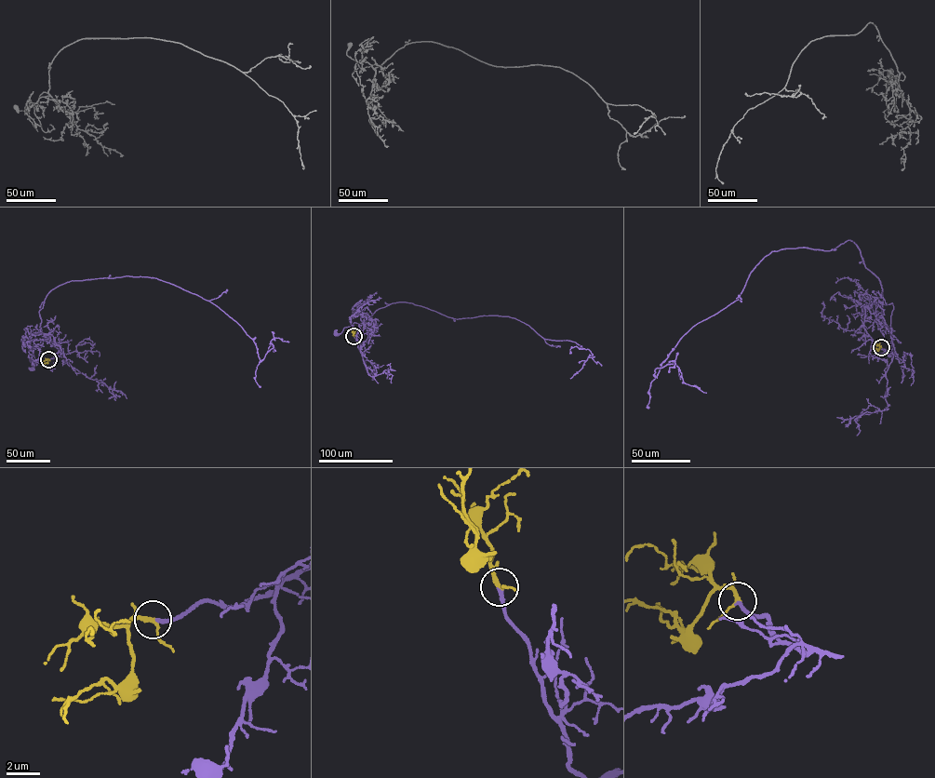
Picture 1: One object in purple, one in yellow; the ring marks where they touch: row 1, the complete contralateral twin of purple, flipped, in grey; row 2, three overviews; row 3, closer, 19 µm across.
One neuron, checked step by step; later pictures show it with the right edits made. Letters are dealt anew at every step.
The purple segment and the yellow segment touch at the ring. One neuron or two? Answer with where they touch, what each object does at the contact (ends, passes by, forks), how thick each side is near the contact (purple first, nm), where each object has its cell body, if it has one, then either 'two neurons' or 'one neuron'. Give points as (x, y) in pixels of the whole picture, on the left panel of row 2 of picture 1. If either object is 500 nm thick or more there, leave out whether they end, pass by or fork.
place (48, 359); purple ends; yellow passes by; calibres 240 and 180 nm; soma purple (33, 368); soma yellow none; one neuron

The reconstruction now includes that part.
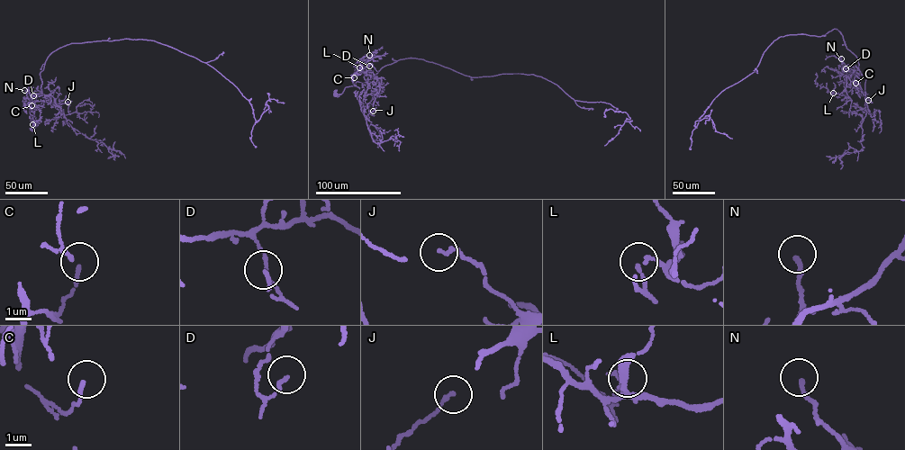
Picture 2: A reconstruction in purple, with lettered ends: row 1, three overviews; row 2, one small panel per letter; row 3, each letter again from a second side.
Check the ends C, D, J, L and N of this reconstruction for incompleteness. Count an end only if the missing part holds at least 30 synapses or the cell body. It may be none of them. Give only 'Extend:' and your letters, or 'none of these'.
Extend: N

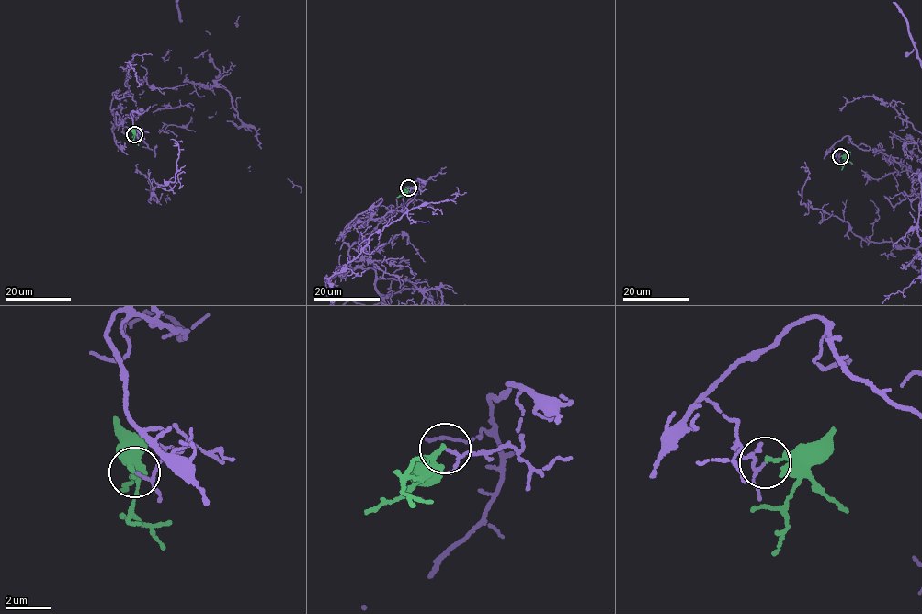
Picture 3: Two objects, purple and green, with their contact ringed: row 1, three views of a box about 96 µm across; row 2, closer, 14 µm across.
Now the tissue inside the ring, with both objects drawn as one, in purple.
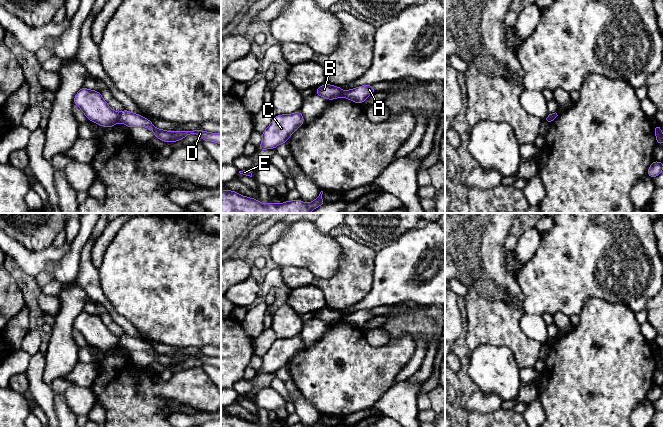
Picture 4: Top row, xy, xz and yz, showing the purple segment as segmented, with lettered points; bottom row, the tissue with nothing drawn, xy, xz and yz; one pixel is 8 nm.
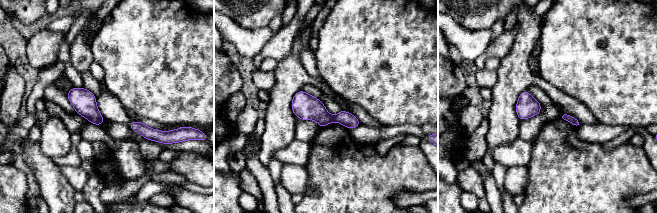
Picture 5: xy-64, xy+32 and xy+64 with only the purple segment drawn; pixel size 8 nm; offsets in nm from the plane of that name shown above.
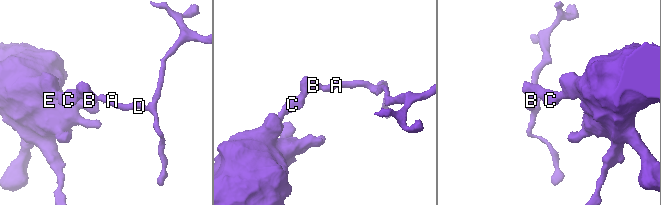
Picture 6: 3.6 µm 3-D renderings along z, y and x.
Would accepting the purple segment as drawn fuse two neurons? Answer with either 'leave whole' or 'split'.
split

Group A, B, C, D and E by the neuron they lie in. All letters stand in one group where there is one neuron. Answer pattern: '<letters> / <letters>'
A D / B C E

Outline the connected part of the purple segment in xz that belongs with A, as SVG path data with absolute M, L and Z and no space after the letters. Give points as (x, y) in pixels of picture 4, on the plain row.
M362 309L357 312L343 315L342 321L347 322L357 328L362 328L366 322L376 315L372 309Z

